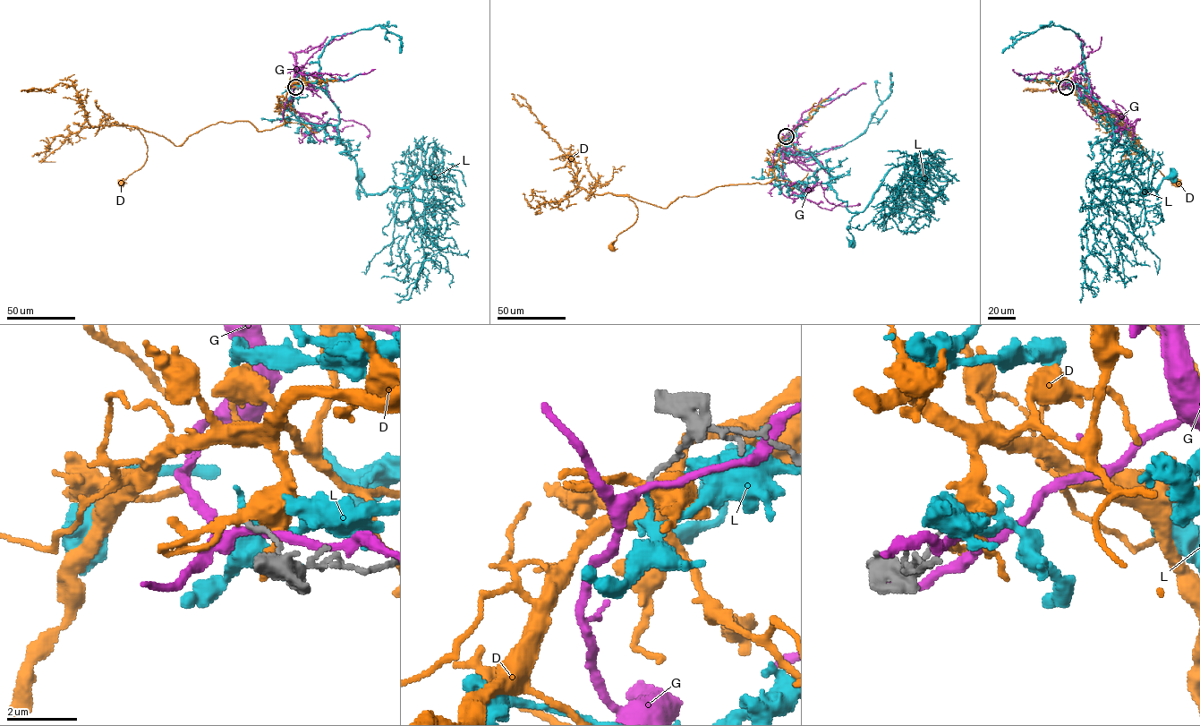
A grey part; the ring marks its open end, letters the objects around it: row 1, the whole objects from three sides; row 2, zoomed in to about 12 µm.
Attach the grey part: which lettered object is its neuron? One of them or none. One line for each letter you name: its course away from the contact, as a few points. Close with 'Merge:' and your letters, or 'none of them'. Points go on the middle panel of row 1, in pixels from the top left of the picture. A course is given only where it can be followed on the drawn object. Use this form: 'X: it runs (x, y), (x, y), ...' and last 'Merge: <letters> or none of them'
L: it runs (786, 136), (797, 137), (795, 149), (809, 152), (829, 174), (837, 197), (856, 212), (847, 226), (852, 243)
Merge: L

